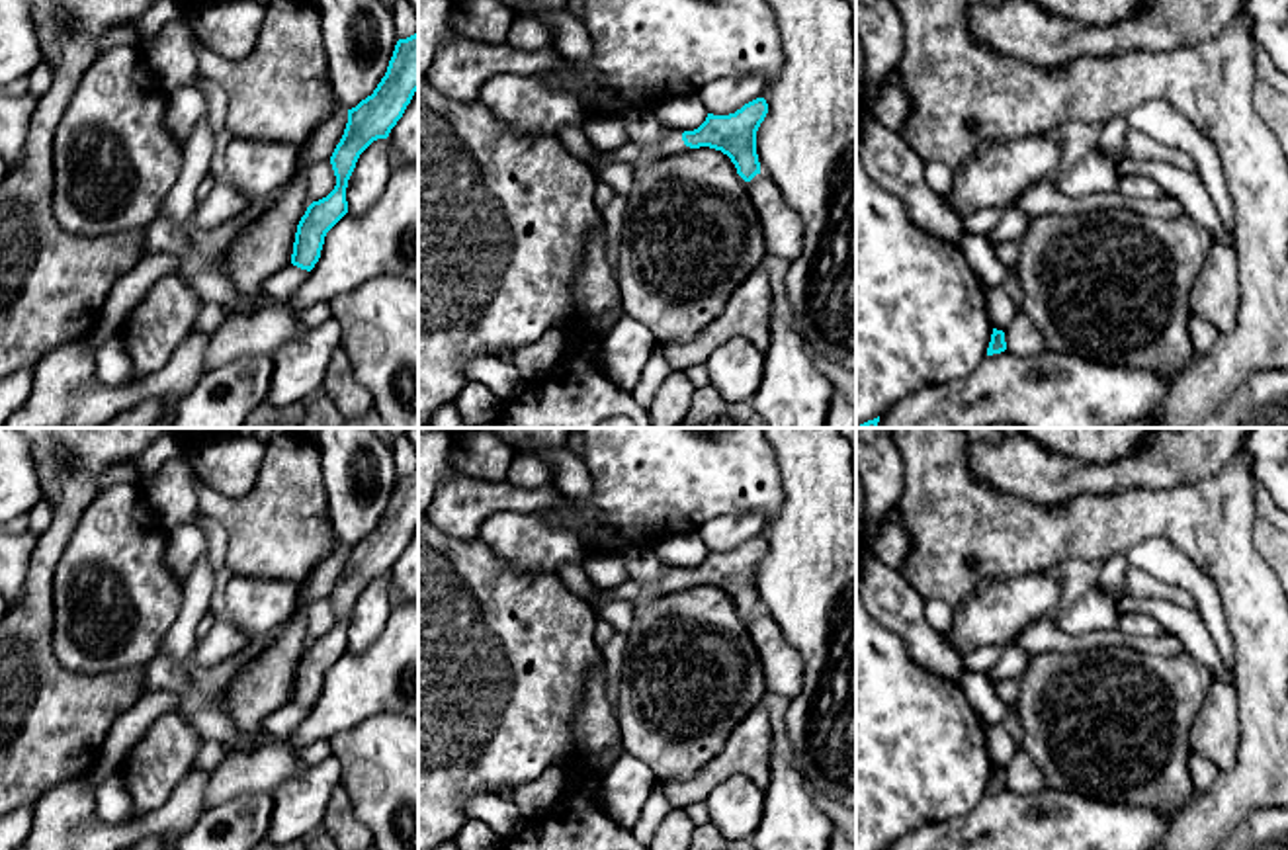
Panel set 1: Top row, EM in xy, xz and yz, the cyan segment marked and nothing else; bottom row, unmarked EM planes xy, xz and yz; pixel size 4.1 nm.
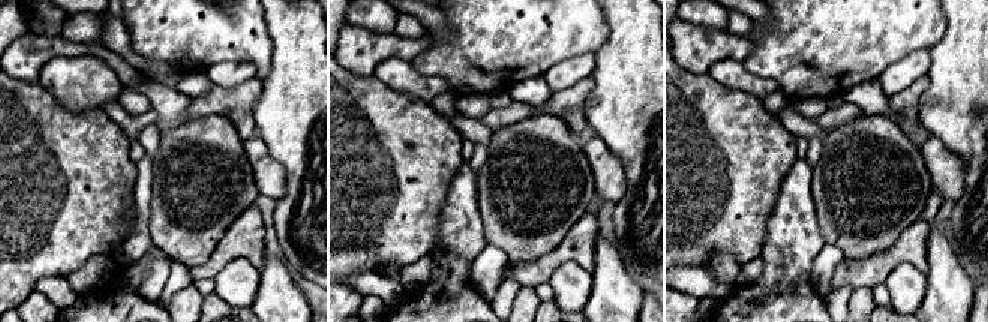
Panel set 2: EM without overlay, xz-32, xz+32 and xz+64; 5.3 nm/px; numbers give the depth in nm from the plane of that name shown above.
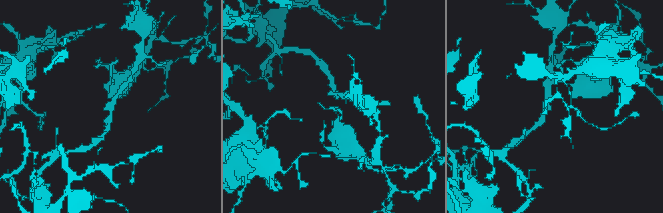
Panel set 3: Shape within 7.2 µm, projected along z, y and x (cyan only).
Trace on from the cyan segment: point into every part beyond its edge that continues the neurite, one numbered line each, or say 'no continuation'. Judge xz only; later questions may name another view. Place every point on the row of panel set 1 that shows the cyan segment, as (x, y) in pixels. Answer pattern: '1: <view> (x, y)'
1: xz (573, 137)

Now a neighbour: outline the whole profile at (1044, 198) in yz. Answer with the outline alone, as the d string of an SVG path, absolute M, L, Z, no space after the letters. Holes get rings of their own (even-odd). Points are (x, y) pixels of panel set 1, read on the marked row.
M1053 178L1032 184L1014 203L1026 213L1030 221L1044 215L1087 215L1091 211L1128 209L1147 217L1175 219L1184 215L1184 207L1167 195L1149 197L1126 197L1118 191L1091 193L1083 197L1069 197L1057 190Z

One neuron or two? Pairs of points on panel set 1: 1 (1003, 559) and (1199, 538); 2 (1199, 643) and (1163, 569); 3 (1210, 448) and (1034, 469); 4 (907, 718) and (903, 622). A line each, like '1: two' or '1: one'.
1: one
2: two
3: one
4: two

